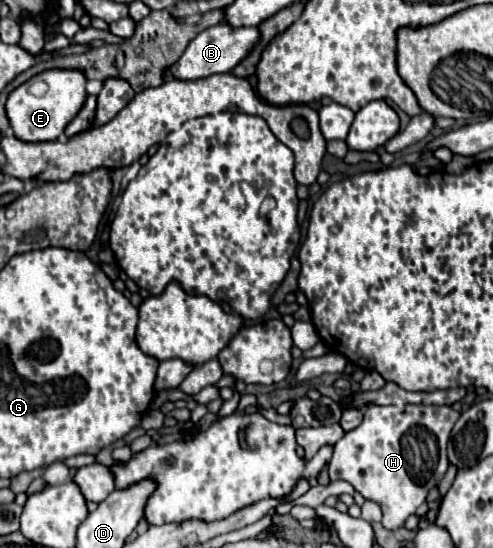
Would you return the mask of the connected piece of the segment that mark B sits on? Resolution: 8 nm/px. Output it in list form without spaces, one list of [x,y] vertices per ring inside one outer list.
[[[219,22],[211,28],[201,30],[189,42],[189,46],[185,48],[179,62],[169,68],[169,76],[175,76],[179,80],[197,80],[197,78],[205,78],[205,76],[211,76],[211,74],[231,72],[253,50],[253,46],[259,42],[259,38],[261,38],[261,32],[259,32],[257,26],[235,28],[227,22]]]

